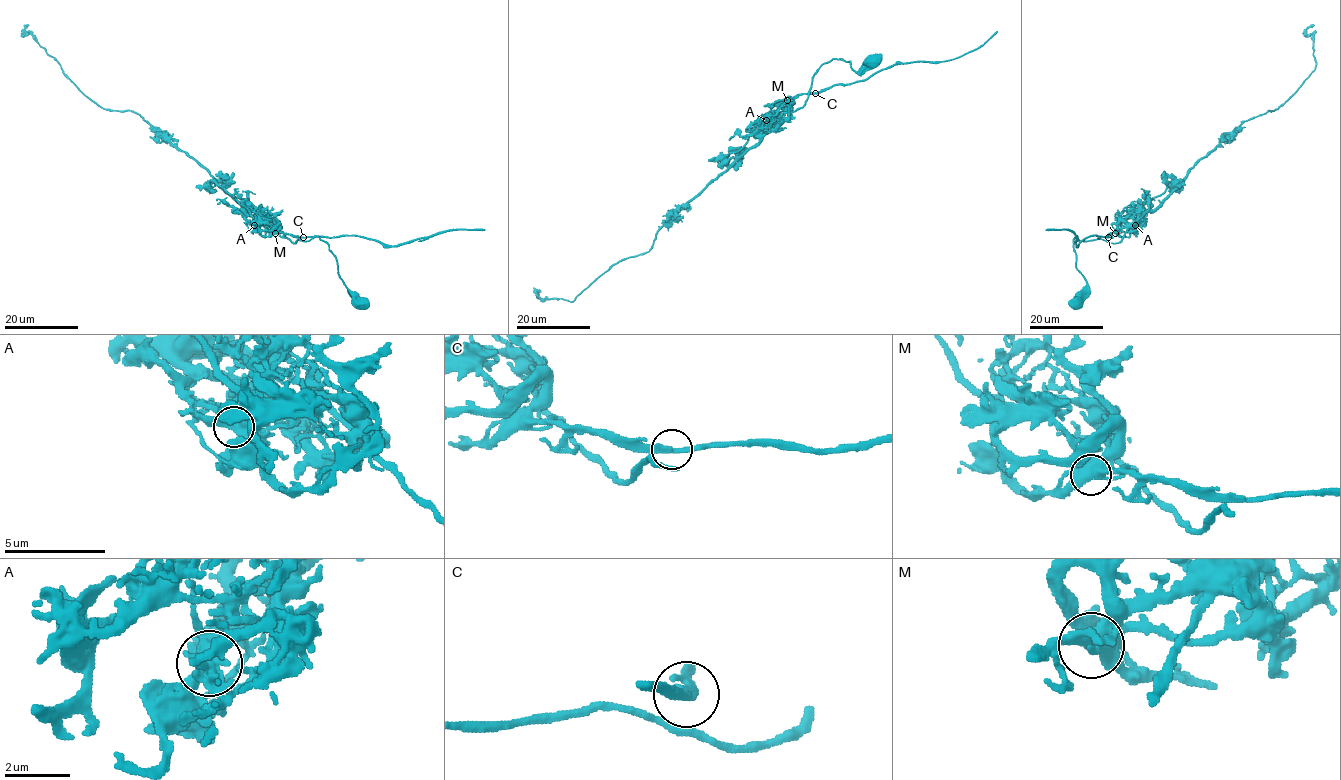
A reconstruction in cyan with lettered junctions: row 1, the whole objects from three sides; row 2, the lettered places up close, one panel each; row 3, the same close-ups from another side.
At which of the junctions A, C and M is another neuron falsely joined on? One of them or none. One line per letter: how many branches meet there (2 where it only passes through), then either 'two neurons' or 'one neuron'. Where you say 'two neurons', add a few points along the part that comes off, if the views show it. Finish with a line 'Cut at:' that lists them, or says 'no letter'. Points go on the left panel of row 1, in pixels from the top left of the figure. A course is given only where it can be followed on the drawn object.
A: branches 7; two neurons; course (253, 224), (264, 237), (282, 233), (308, 237), (355, 236), (392, 246), (456, 229), (484, 230)
C: branches 2; one neuron
M: branches 5; one neuron
Cut at: A

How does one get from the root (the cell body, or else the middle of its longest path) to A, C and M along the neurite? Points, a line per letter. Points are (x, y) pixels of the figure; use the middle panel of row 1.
A: (873, 61), (867, 61), (856, 72), (842, 59), (824, 63), (813, 76), (802, 107), (784, 120), (766, 120)
C: (873, 61), (856, 72), (842, 59), (824, 63), (812, 78), (806, 103), (791, 112), (795, 97), (815, 93)
M: (873, 61), (867, 61), (856, 72), (842, 59), (826, 62), (812, 78), (806, 103), (792, 112), (787, 100)

